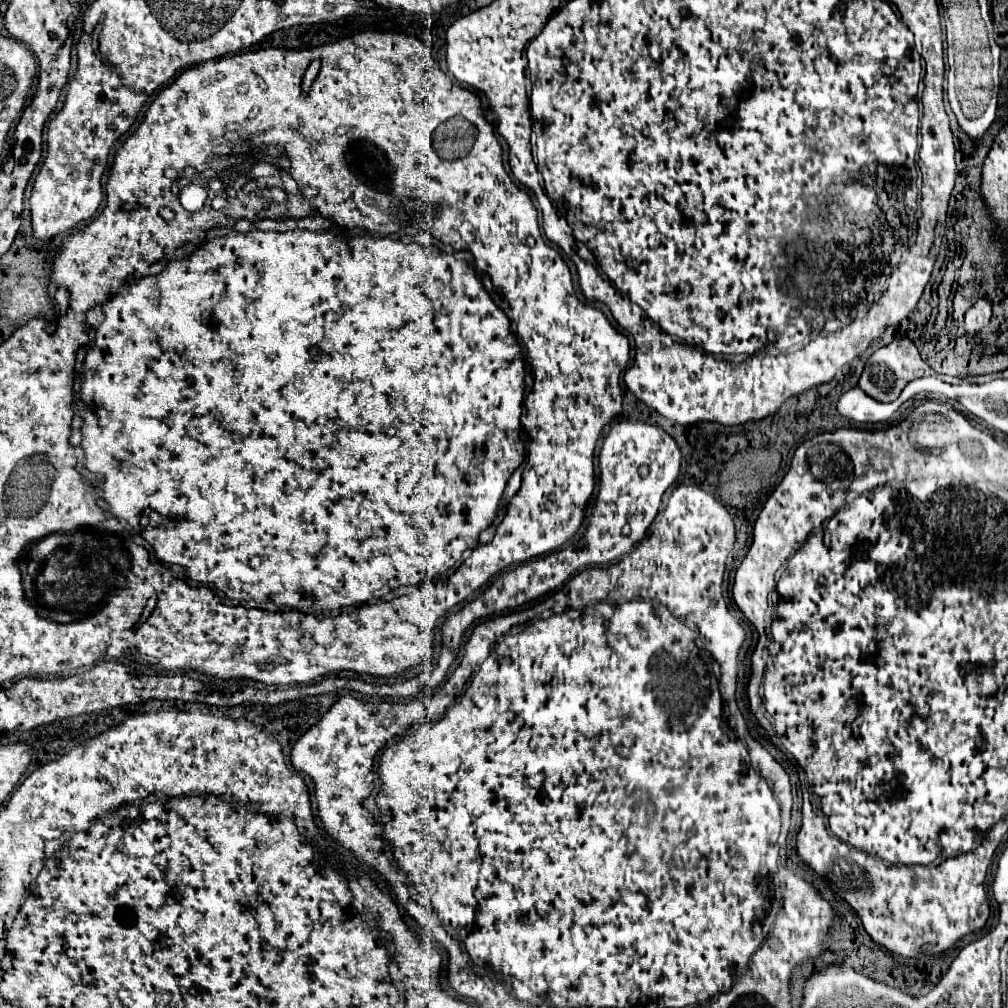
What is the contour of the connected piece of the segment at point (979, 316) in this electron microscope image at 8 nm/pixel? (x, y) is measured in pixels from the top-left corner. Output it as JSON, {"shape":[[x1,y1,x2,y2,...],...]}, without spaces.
{"shape":[[981,298,979,302,975,302,967,312,965,312,965,330,967,332,979,332,981,328,985,328,989,324,992,315,991,302,987,298]]}

